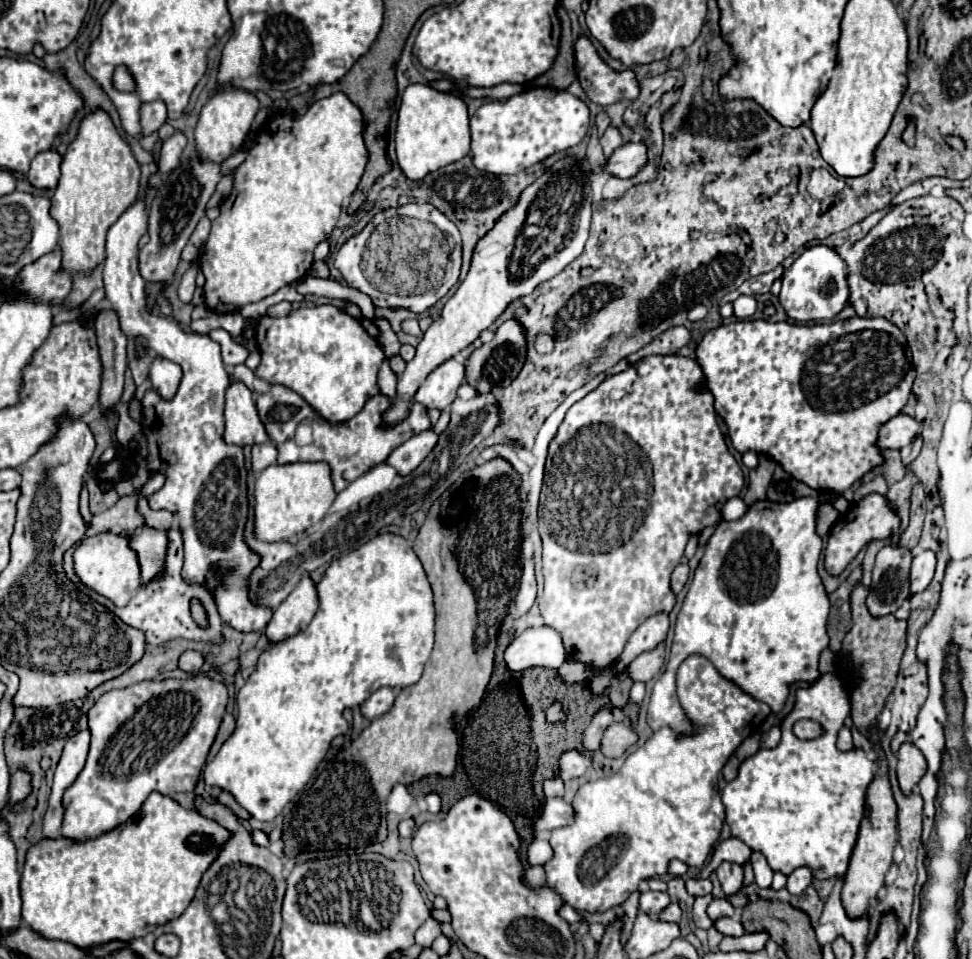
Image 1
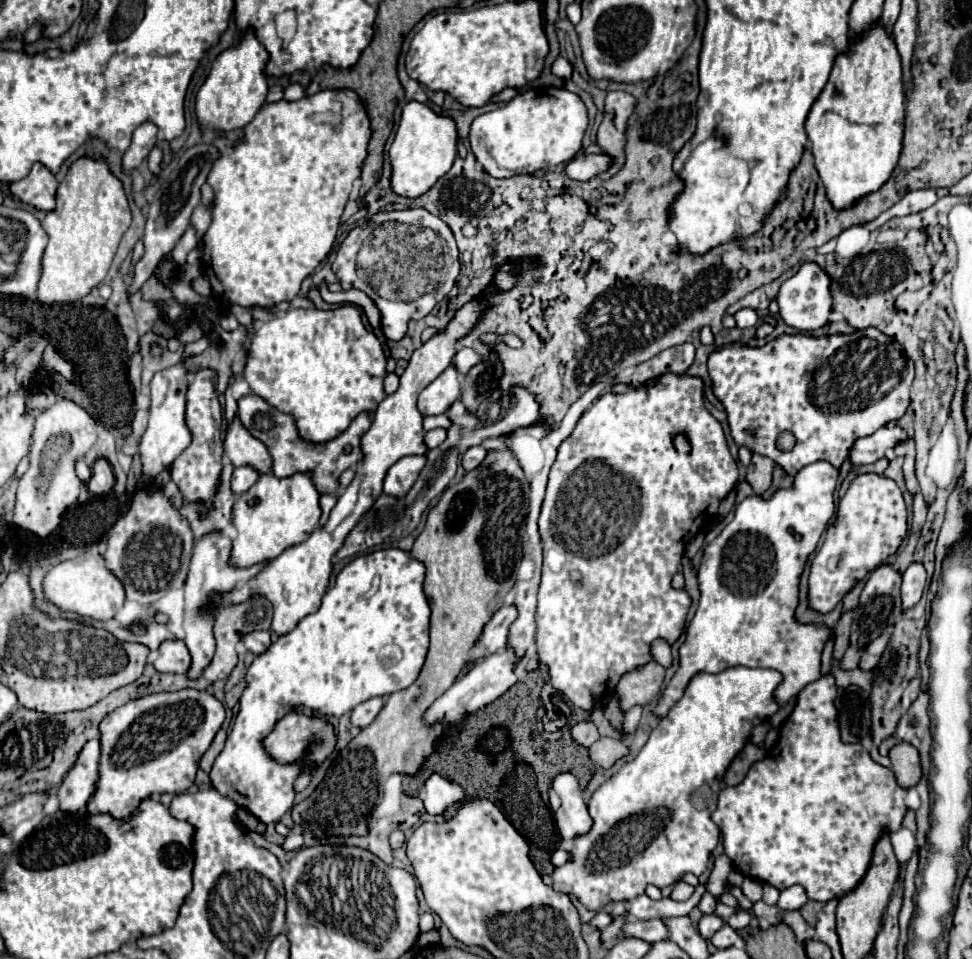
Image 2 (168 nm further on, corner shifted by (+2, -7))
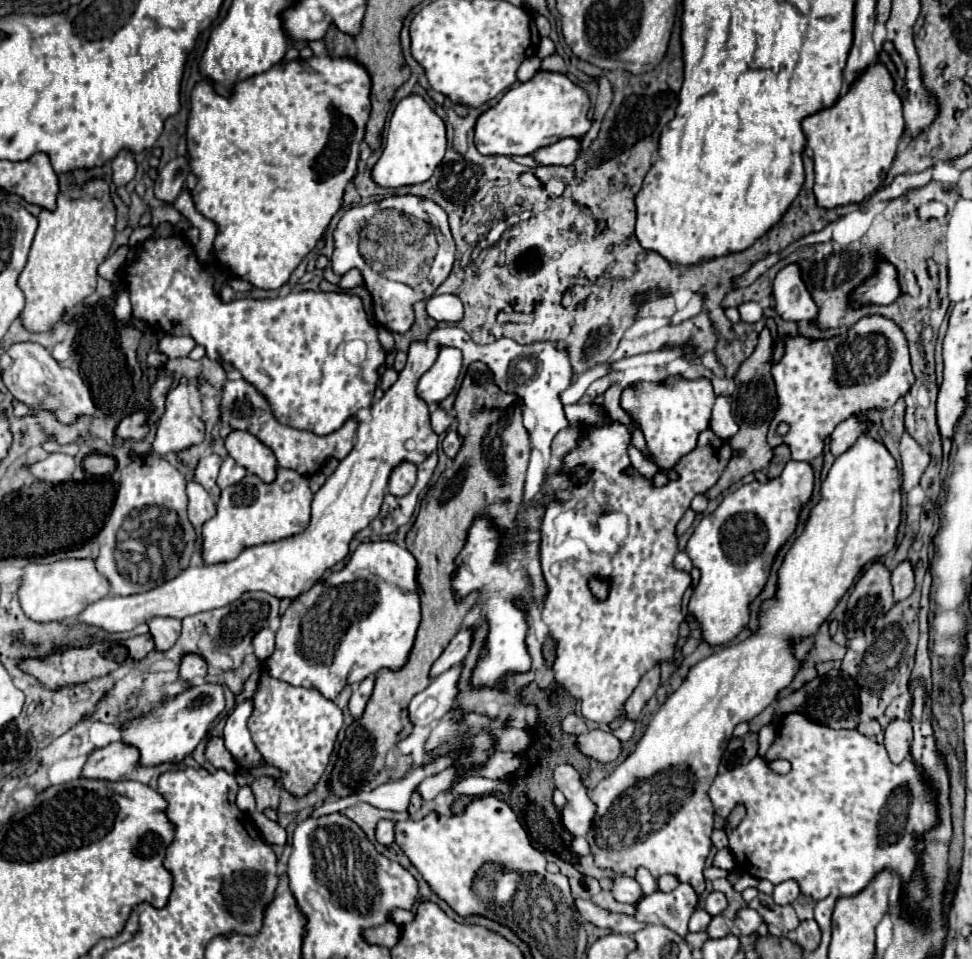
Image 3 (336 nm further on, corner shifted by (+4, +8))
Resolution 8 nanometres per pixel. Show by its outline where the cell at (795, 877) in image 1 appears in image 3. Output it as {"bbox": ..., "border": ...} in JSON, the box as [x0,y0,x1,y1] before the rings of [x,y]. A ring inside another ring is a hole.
{"bbox":[773,881,799,905],"border":[[[783,881],[779,885],[775,885],[775,891],[773,891],[773,899],[777,905],[787,905],[787,903],[793,903],[795,899],[799,897],[799,885],[795,881]]]}

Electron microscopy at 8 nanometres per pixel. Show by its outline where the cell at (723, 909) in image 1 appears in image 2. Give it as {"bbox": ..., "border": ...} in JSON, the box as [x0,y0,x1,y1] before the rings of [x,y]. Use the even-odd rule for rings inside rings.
{"bbox":[699,914,723,940],"border":[[[711,914],[711,916],[703,916],[701,920],[699,920],[699,934],[701,934],[701,938],[705,938],[705,940],[709,940],[719,928],[723,926],[723,920],[719,918],[719,916],[715,916],[715,914]]]}

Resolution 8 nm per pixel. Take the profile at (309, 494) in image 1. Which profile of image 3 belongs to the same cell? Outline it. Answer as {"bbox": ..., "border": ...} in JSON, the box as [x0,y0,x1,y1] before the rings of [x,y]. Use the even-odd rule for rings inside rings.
{"bbox":[203,467,313,563],"border":[[[279,467],[273,483],[265,483],[259,477],[247,473],[239,483],[221,491],[217,513],[203,525],[203,561],[221,563],[235,559],[243,549],[279,541],[301,533],[309,525],[313,493],[305,475]]]}

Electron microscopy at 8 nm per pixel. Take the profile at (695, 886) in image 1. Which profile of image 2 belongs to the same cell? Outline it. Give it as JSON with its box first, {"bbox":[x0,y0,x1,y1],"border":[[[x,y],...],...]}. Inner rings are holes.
{"bbox":[699,892,717,914],"border":[[[705,892],[703,898],[701,898],[701,902],[699,902],[699,910],[701,910],[703,914],[715,914],[715,906],[717,906],[715,896],[709,894],[709,892]]]}

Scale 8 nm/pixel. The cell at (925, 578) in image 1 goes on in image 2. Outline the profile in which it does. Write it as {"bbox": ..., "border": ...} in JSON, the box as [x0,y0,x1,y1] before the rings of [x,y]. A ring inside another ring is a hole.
{"bbox":[901,562,927,610],"border":[[[913,562],[905,572],[903,572],[903,584],[901,584],[901,604],[903,604],[903,610],[915,606],[923,594],[923,588],[925,588],[925,580],[927,580],[927,574],[925,574],[925,568],[923,564],[917,564]]]}

